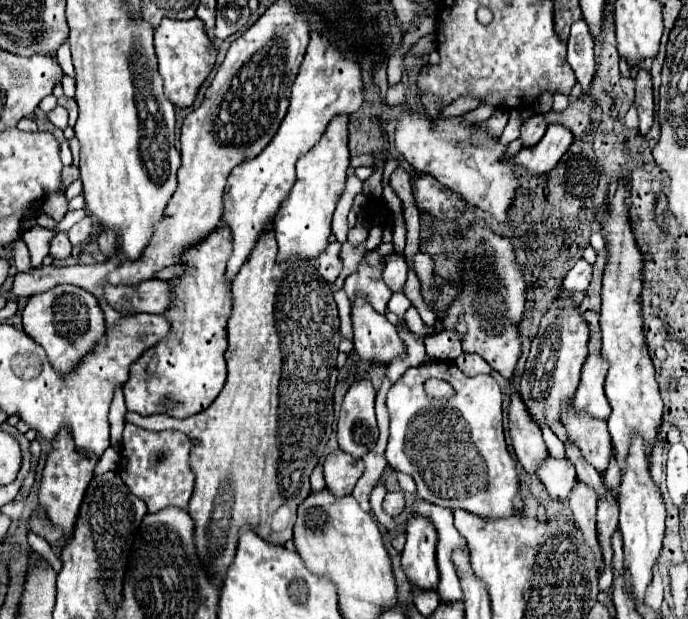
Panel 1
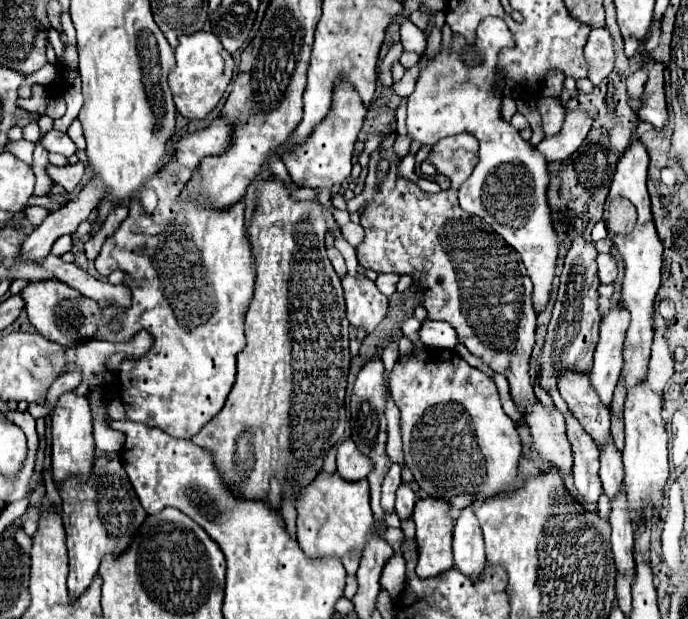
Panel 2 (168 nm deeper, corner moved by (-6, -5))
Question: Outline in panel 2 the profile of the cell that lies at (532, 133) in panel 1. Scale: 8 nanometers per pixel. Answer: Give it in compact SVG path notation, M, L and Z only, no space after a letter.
M542 97L538 99L538 111L542 115L542 127L546 137L556 135L562 127L562 121L566 117L566 107L562 105L560 97Z

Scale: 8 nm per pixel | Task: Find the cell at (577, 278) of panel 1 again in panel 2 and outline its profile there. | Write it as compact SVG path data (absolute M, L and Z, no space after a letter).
M600 253L598 259L598 273L600 273L600 281L602 283L612 283L618 275L618 265L616 265L616 259L610 255L610 253Z

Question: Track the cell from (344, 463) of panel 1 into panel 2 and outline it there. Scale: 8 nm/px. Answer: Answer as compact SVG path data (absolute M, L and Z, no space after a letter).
M346 439L340 443L336 465L338 465L338 473L346 481L364 479L374 469L374 463L366 455L360 453L360 449L356 447L356 443L352 439Z

